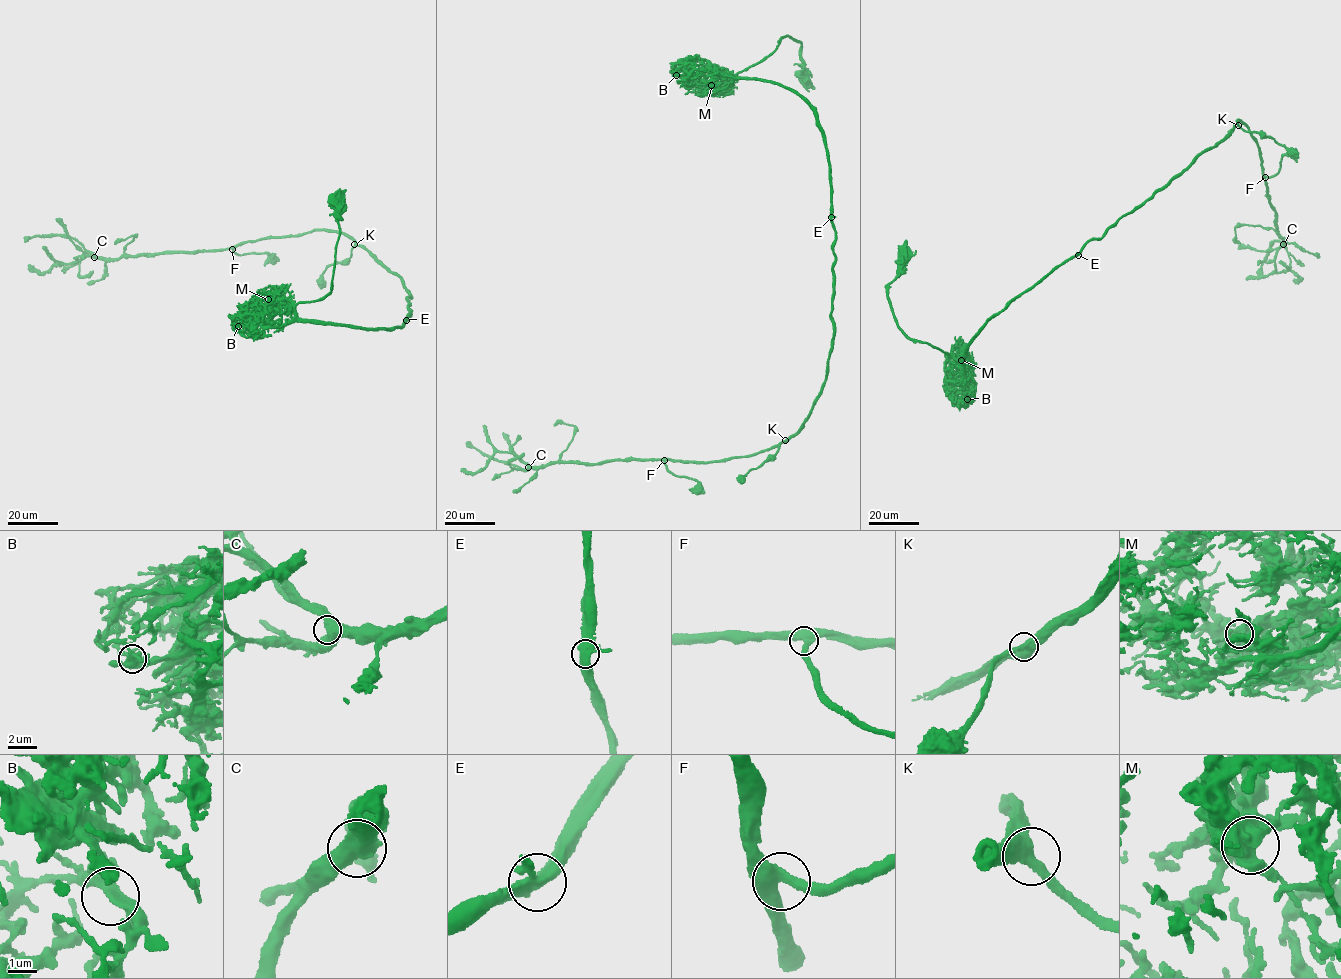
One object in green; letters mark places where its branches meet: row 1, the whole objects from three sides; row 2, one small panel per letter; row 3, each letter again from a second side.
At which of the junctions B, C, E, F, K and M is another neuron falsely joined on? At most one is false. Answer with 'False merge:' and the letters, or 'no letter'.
False merge: no letter

